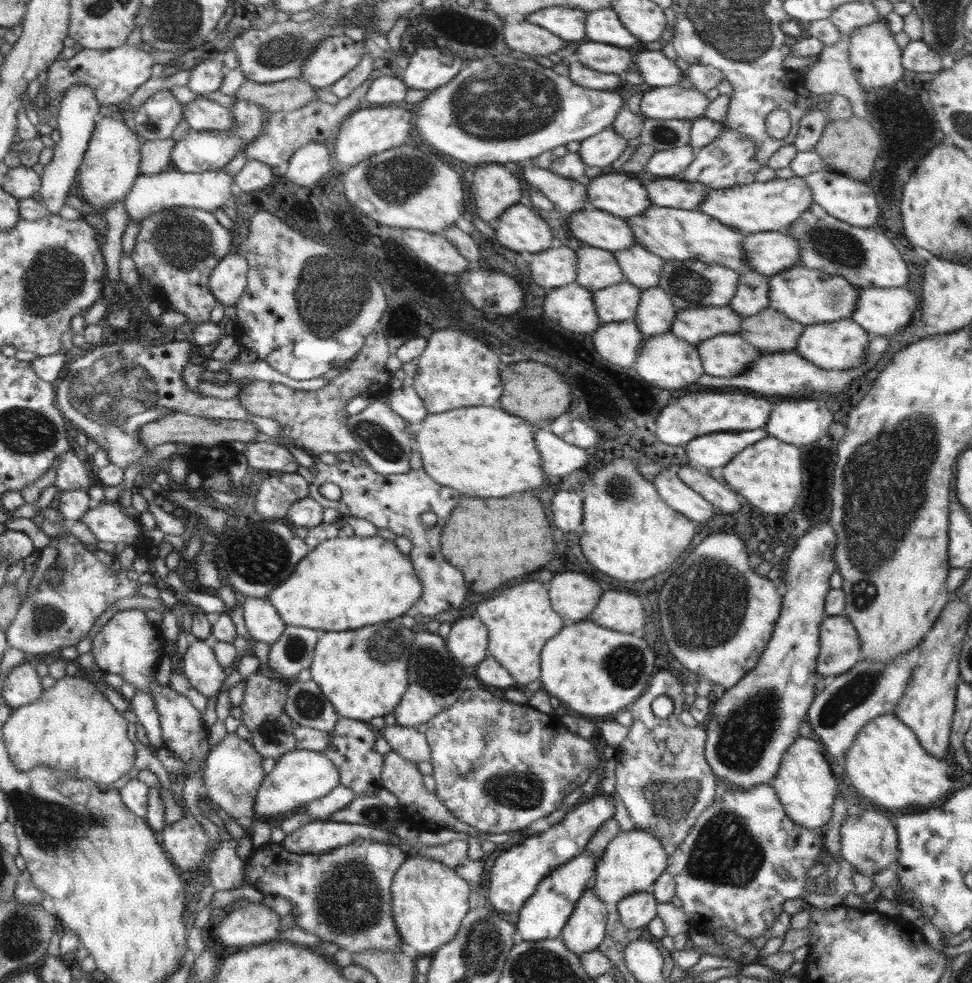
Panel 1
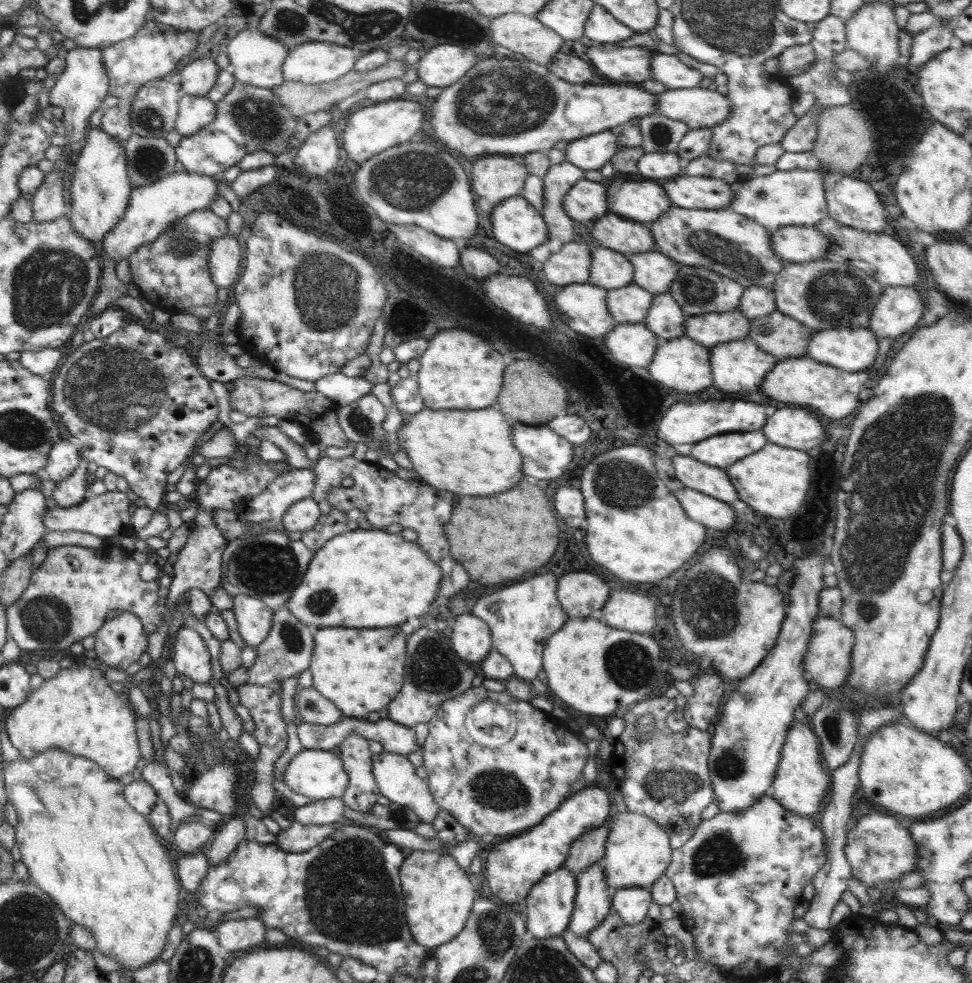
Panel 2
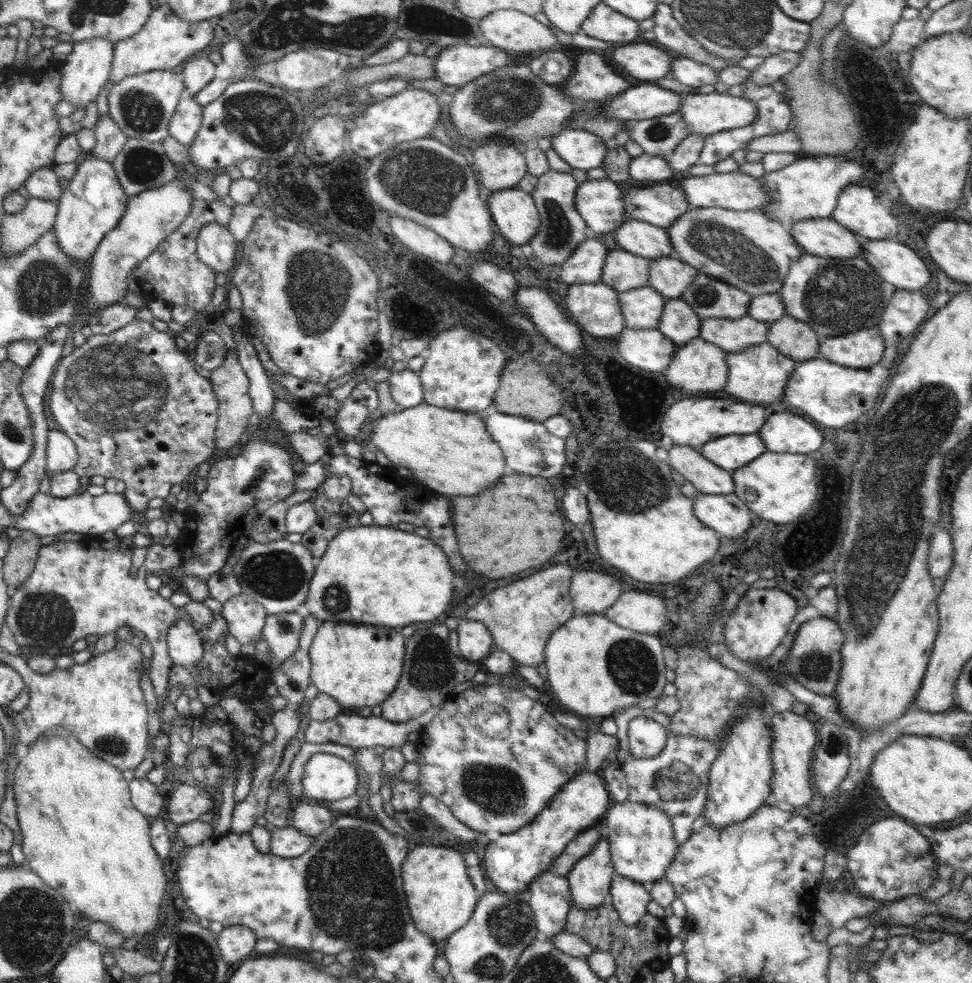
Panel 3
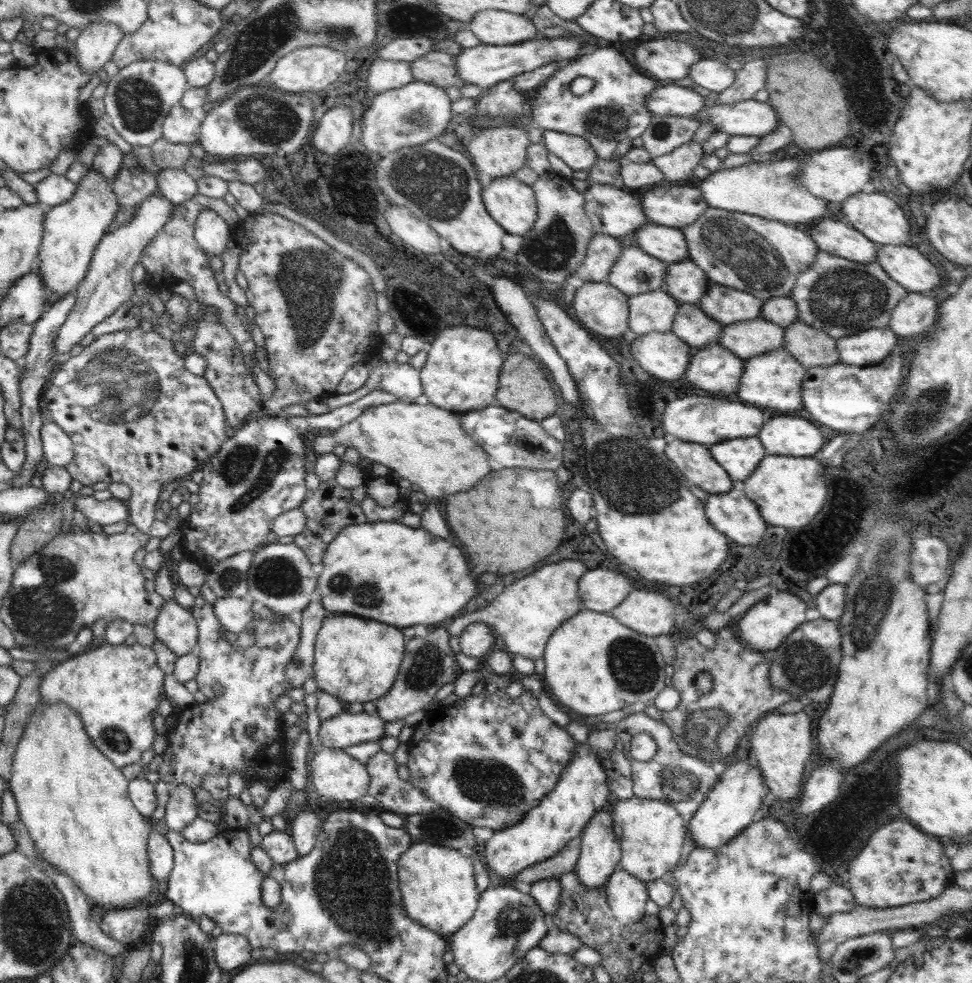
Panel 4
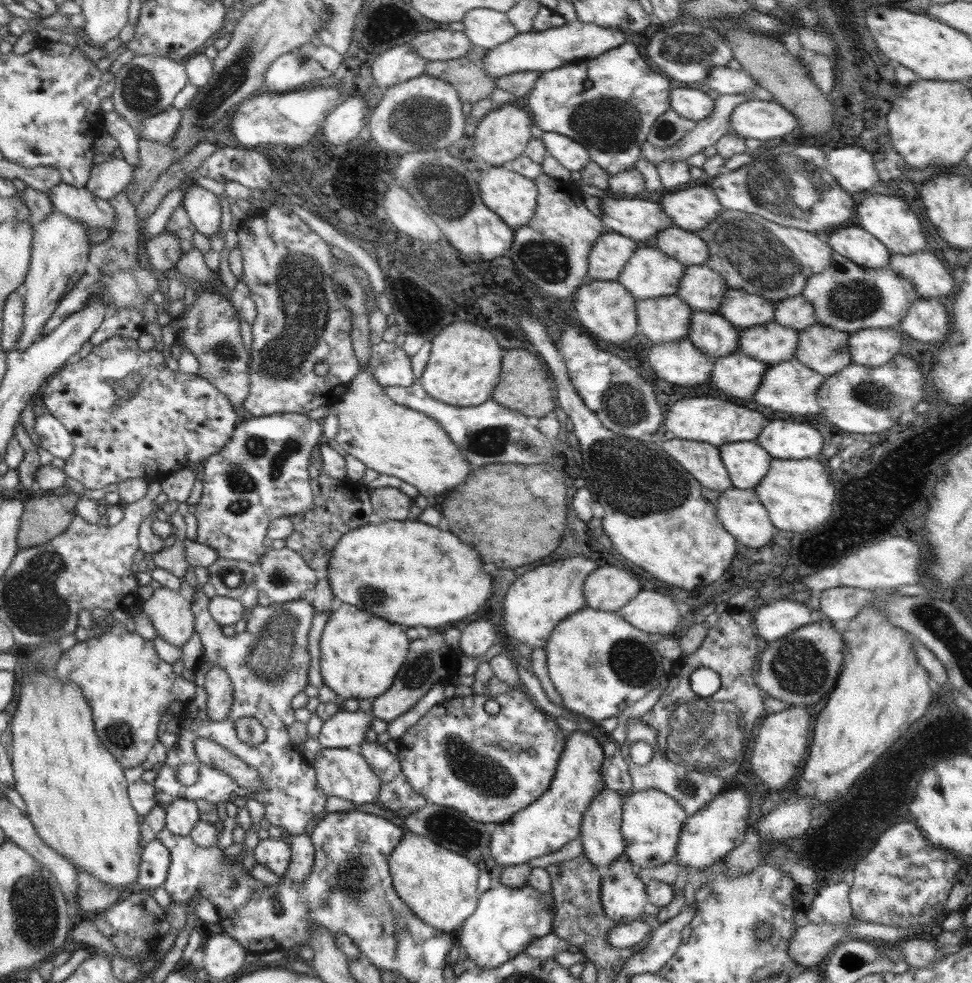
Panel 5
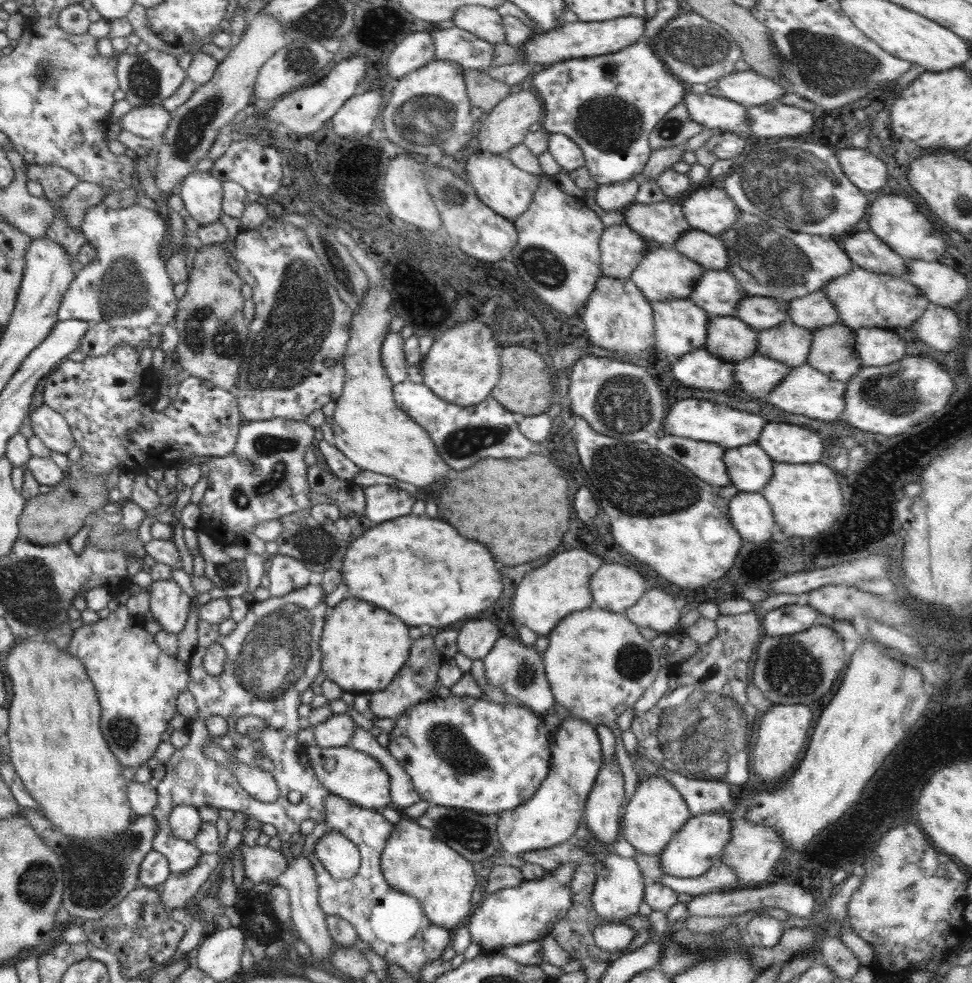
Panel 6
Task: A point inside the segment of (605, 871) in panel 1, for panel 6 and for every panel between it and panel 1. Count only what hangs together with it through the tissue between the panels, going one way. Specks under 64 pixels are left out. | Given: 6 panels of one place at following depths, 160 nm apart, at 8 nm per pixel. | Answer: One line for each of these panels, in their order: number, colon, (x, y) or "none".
2: (637, 853)
3: (642, 845)
4: (651, 833)
5: (652, 822)
6: (656, 812)

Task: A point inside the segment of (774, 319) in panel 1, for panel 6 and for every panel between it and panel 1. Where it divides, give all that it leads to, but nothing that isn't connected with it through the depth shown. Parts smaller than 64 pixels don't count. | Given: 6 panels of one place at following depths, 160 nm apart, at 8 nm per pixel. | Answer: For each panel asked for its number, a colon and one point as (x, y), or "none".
2: (782, 337)
3: (796, 340)
4: (809, 346)
5: (824, 350)
6: (832, 352)

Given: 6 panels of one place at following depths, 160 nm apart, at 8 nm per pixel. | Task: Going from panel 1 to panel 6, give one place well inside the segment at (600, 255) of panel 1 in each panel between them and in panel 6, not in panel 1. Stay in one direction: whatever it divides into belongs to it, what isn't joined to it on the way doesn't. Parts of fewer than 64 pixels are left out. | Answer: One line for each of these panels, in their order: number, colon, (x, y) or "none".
2: (609, 269)
3: (623, 271)
4: (635, 272)
5: (649, 273)
6: (664, 274)

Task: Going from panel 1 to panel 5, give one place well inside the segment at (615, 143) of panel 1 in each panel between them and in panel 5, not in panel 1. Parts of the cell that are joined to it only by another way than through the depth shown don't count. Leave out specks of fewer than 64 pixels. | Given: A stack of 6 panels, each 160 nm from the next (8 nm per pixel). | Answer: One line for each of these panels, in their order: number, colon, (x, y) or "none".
2: (591, 152)
3: (581, 149)
4: (575, 151)
5: (573, 156)

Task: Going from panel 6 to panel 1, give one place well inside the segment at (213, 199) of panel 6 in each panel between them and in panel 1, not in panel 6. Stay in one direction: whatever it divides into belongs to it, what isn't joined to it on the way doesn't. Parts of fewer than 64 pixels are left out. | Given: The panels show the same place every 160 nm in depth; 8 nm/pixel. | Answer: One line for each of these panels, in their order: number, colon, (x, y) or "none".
1: (227, 280)
2: (224, 257)
3: (216, 246)
4: (212, 232)
5: (203, 208)

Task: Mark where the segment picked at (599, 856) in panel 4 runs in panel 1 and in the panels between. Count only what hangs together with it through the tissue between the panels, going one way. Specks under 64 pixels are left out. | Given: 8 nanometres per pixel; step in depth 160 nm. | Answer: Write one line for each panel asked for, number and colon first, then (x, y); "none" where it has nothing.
1: (585, 929)
2: (592, 903)
3: (589, 881)

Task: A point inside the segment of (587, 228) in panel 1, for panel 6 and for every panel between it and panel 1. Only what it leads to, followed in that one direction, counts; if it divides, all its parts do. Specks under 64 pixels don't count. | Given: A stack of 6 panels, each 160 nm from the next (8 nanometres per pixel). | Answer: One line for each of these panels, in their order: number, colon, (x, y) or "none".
2: (626, 236)
3: (640, 238)
4: (667, 244)
5: (687, 247)
6: (707, 250)

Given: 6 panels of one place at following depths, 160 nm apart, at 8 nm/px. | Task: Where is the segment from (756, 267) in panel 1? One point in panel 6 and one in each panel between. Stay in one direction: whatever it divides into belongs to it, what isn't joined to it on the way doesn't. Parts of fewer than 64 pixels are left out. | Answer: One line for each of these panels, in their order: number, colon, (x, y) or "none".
2: (793, 244)
3: (825, 237)
4: (837, 237)
5: (854, 243)
6: (865, 249)

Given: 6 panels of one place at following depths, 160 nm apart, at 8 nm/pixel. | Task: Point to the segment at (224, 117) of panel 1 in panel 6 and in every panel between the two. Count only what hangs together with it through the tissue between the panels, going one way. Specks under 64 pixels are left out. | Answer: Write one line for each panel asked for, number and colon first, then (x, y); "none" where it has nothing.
2: (195, 112)
3: (187, 119)
4: (180, 127)
5: (161, 128)
6: (146, 121)

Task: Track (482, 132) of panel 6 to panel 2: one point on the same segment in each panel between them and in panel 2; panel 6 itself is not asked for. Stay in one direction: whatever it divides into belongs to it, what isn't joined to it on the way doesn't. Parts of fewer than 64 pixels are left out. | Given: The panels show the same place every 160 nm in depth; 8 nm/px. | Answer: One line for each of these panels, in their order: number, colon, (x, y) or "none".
2: (495, 177)
3: (498, 165)
4: (499, 151)
5: (502, 135)

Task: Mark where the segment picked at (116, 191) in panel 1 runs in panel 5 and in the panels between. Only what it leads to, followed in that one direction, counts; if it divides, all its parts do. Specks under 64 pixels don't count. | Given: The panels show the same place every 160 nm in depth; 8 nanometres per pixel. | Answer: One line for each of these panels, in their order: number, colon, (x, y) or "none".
2: (100, 188)
3: (94, 202)
4: (71, 231)
5: (60, 247)

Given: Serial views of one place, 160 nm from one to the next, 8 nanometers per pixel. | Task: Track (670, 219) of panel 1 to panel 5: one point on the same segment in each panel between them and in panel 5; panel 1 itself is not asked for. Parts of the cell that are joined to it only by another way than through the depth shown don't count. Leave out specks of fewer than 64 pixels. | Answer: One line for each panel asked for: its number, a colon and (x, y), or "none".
2: (731, 244)
3: (746, 249)
4: (763, 257)
5: (751, 253)

